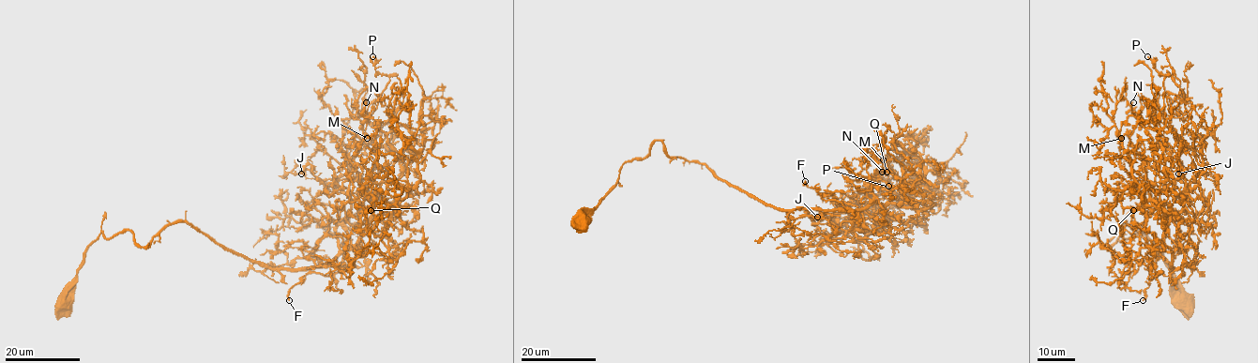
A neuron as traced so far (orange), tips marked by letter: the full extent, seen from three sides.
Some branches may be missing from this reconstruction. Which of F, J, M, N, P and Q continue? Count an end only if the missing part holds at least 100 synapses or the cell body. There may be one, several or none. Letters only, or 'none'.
none

